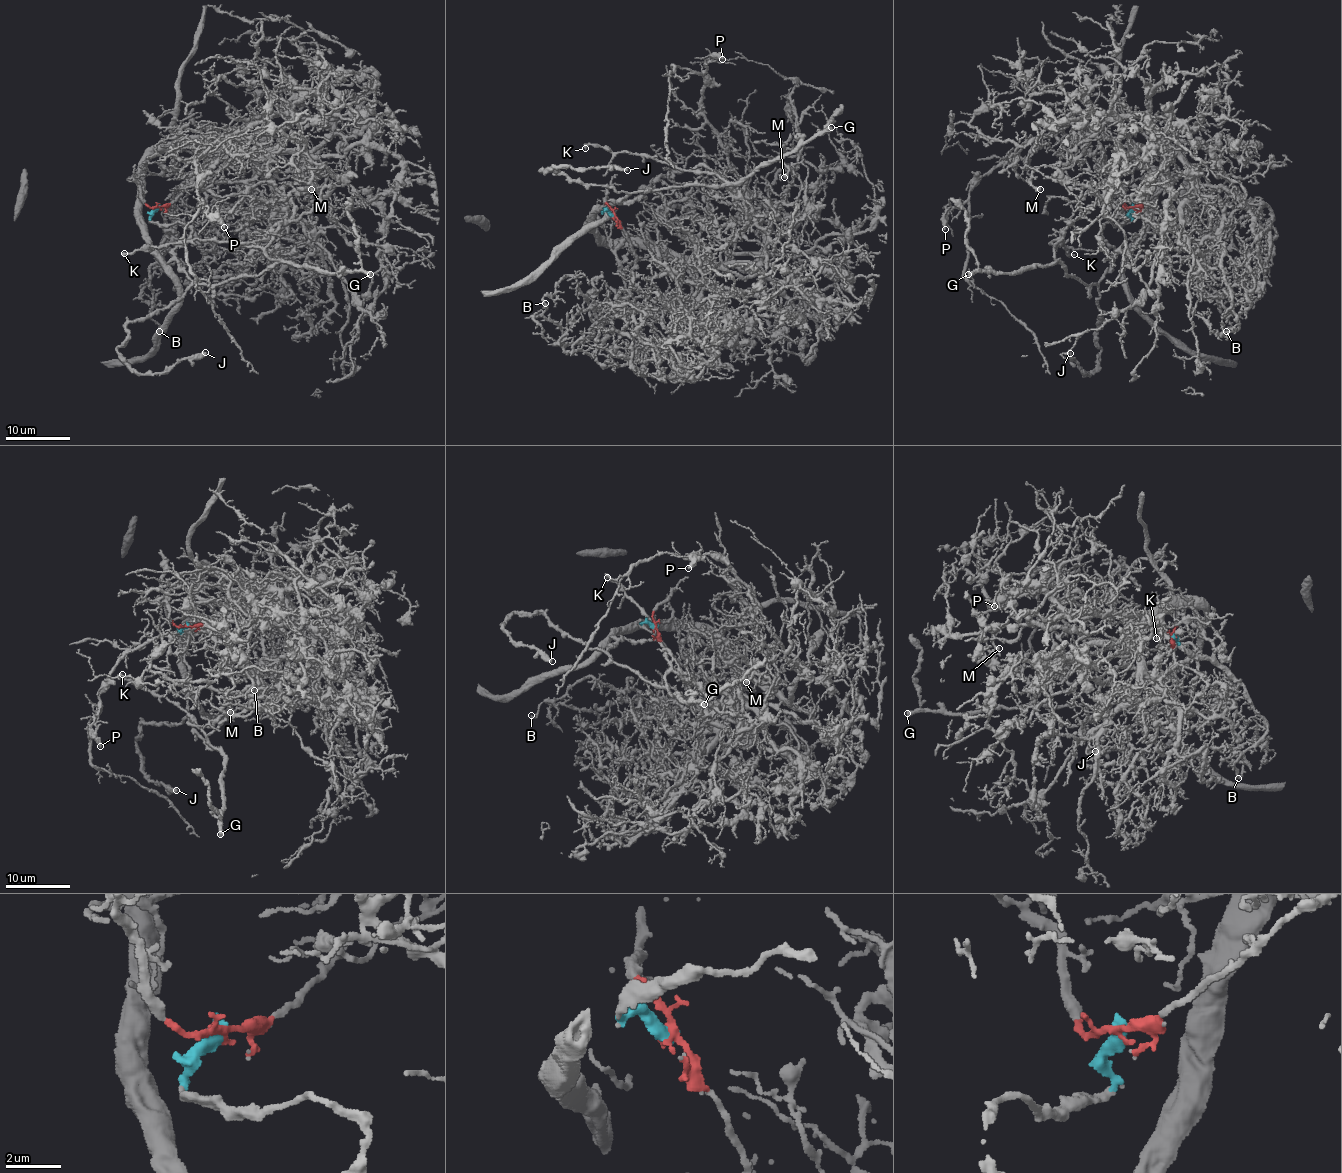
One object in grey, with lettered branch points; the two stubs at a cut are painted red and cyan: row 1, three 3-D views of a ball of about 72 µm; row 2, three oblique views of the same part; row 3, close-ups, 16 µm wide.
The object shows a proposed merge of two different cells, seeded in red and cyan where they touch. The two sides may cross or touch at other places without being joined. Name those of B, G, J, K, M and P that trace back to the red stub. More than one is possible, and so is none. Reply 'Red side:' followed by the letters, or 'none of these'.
Red side: B, M, P

